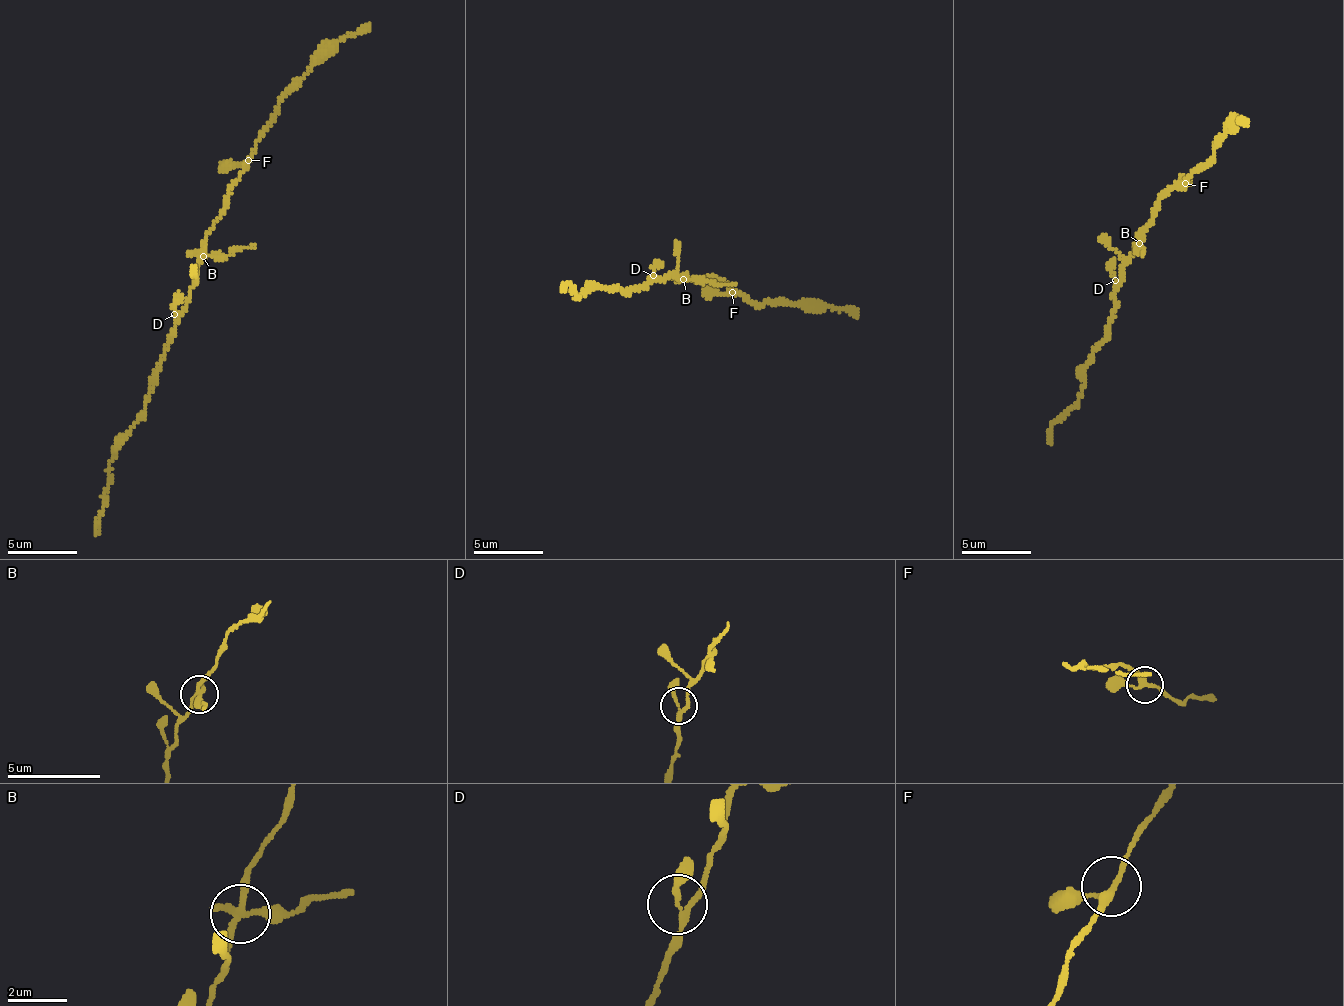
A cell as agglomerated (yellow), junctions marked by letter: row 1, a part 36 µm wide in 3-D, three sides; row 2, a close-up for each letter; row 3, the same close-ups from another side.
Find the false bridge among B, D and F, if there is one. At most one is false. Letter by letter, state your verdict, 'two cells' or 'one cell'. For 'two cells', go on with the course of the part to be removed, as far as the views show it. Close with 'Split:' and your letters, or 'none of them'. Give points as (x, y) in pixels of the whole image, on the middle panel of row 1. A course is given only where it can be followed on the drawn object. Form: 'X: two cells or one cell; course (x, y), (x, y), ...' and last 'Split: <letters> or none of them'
B: two cells; course (683, 279), (736, 284)
D: one cell
F: one cell
Split: B

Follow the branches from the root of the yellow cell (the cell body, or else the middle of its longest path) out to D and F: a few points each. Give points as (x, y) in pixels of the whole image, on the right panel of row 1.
D: (1137, 247), (1130, 263), (1124, 266), (1124, 277), (1114, 279)
F: (1137, 247), (1140, 229), (1150, 224), (1159, 209), (1162, 195), (1185, 183)

